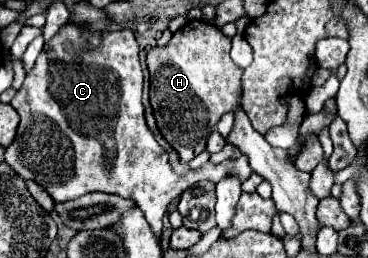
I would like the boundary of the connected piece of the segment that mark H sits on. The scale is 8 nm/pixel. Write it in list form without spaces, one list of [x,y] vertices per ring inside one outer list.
[[[192,20],[180,32],[176,32],[168,46],[152,48],[146,56],[150,72],[150,104],[154,110],[156,126],[166,142],[178,152],[180,162],[190,162],[194,156],[204,152],[210,132],[226,112],[236,112],[242,106],[242,68],[230,58],[230,38],[220,28],[206,20]]]

